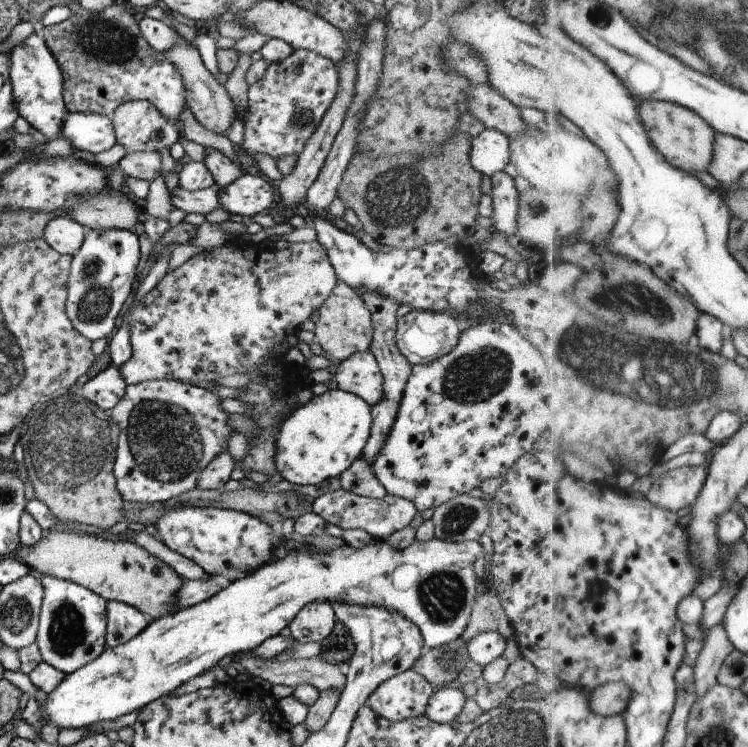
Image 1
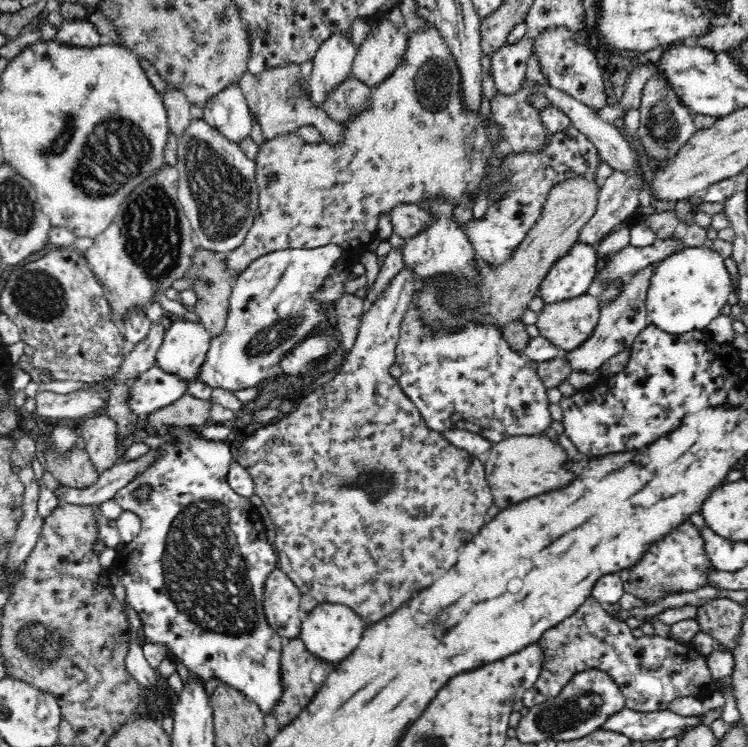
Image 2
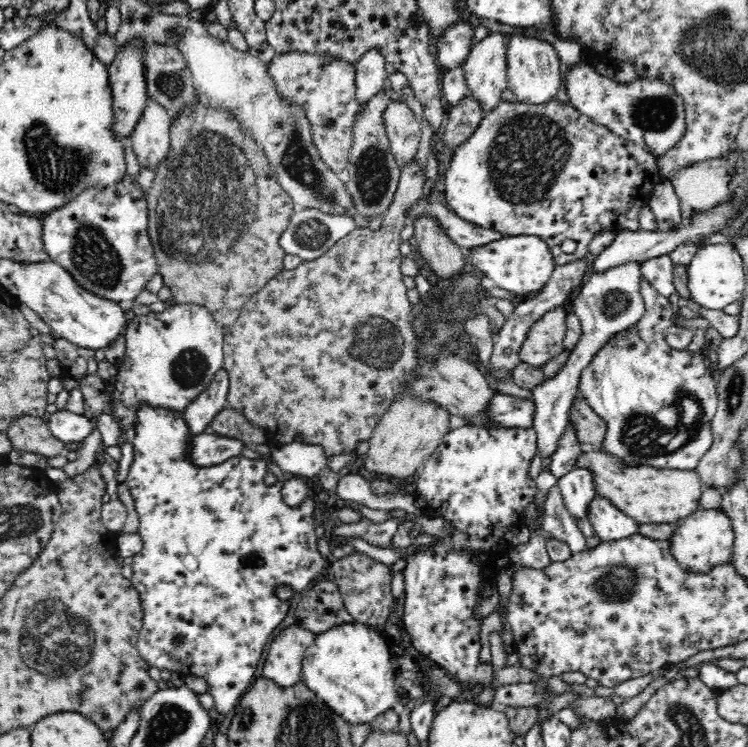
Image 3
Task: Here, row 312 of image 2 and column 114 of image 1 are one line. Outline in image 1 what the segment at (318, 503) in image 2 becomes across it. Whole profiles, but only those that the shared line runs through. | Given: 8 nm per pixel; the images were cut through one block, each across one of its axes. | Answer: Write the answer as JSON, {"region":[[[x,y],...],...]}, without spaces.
{"region":[[[109,365],[101,369],[91,380],[83,384],[82,397],[100,410],[109,411],[123,397],[126,385],[119,376],[118,368]]]}

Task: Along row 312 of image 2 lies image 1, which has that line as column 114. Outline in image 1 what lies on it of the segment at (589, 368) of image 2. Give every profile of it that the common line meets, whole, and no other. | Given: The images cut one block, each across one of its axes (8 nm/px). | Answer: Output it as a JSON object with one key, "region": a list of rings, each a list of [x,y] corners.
{"region":[[[107,601],[105,645],[120,646],[148,626],[147,618],[134,607],[119,601]]]}

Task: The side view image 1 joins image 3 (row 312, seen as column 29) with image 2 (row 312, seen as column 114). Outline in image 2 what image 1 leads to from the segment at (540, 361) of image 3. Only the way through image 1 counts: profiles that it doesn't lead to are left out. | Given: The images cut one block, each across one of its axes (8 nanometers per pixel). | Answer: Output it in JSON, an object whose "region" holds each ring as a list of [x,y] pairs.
{"region":[[[588,293],[565,301],[546,303],[544,309],[538,313],[538,321],[535,325],[540,335],[552,342],[552,345],[565,352],[574,352],[594,333],[599,322],[601,305],[599,298]]]}

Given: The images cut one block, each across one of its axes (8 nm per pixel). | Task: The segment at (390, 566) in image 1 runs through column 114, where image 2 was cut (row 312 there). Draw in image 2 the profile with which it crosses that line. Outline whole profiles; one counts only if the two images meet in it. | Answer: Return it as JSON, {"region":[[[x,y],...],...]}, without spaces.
{"region":[[[684,247],[681,251],[666,257],[653,272],[647,290],[646,311],[652,325],[667,334],[678,335],[705,330],[708,324],[720,315],[720,309],[728,300],[731,290],[731,277],[724,265],[725,258],[711,248]]]}

